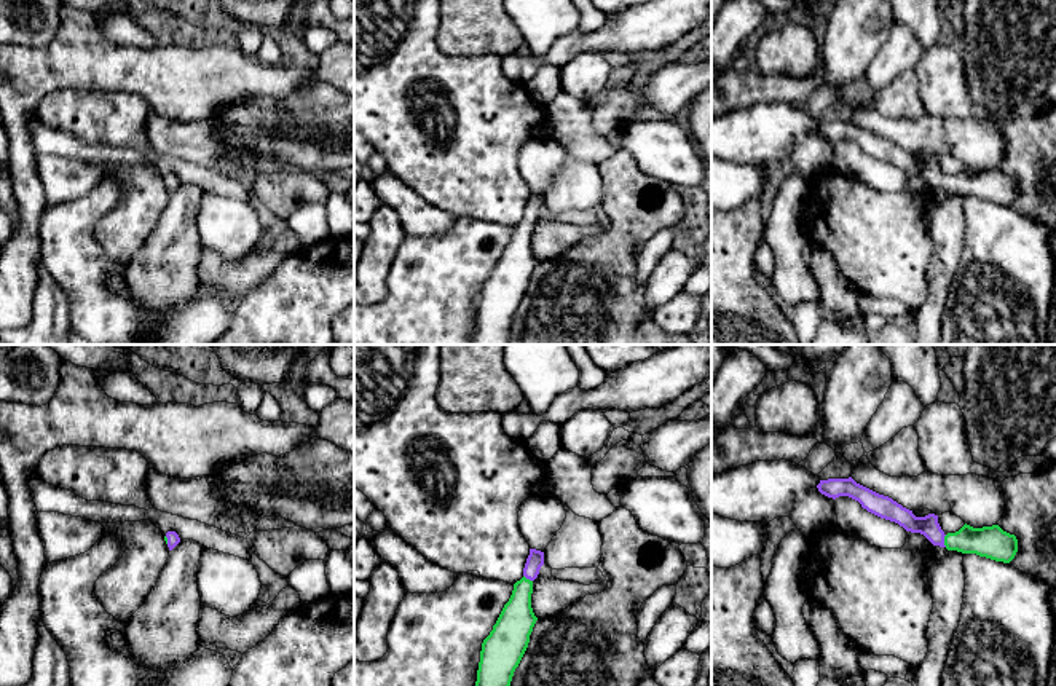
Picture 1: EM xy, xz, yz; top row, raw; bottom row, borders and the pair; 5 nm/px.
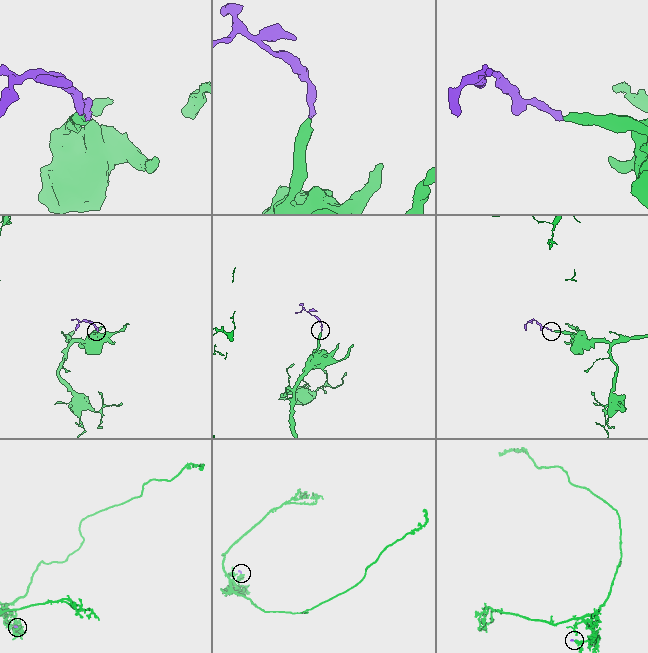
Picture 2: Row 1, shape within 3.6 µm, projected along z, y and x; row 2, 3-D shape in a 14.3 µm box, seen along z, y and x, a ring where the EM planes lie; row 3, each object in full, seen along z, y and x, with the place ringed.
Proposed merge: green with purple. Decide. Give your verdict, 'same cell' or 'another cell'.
same cell

